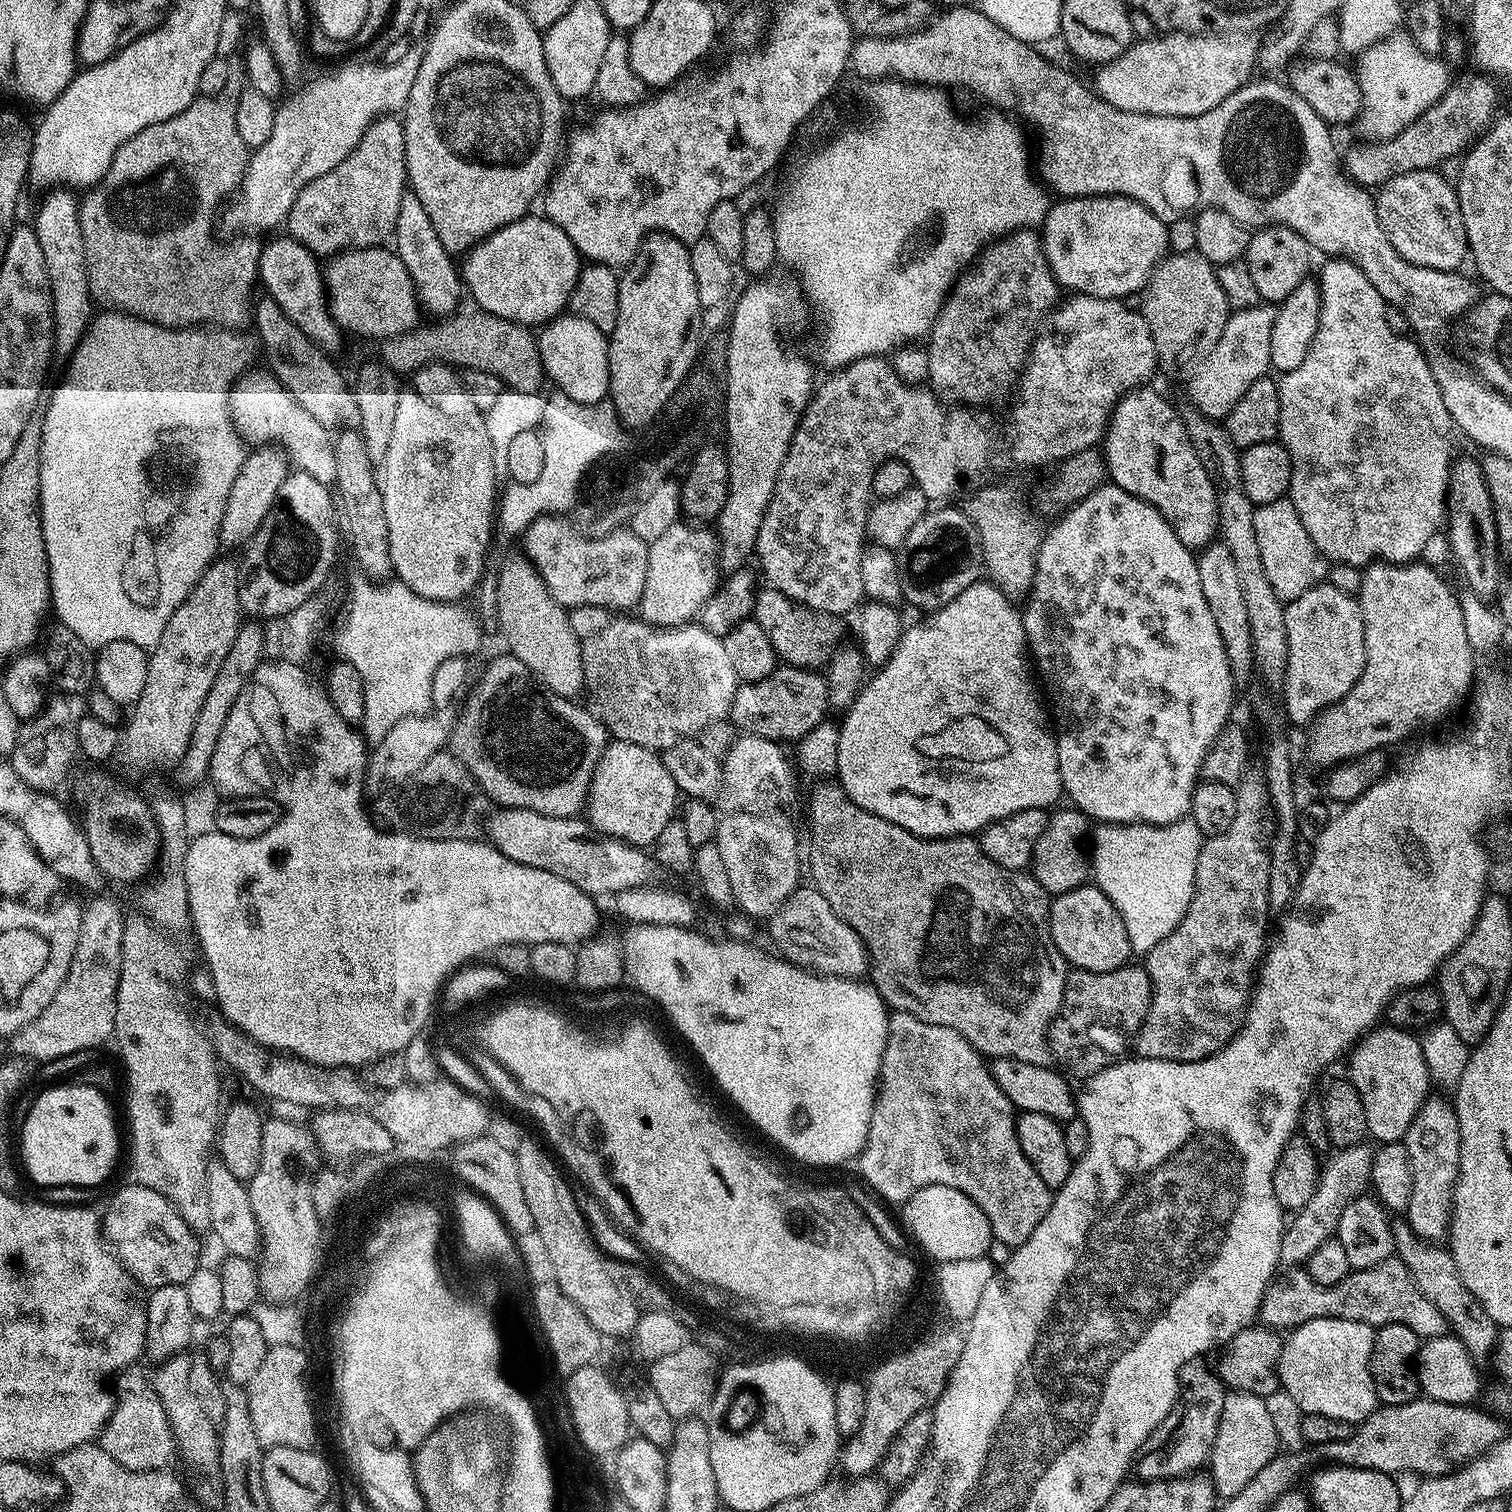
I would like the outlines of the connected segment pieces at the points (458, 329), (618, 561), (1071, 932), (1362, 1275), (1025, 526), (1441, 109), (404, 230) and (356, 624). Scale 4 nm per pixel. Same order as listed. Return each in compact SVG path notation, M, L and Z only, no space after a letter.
M471 310L465 316L453 315L438 328L424 328L417 326L411 332L404 332L401 336L392 336L379 345L383 367L397 374L415 374L421 368L437 362L447 362L460 370L485 372L498 378L505 389L521 391L522 394L539 393L546 384L544 364L540 361L540 345L535 335L531 336L529 329L522 324L515 324L506 318L492 316L488 312Z
M560 514L539 516L525 530L522 537L523 555L536 568L553 598L568 610L578 606L602 606L609 610L635 609L642 598L642 586L646 586L646 558L649 544L642 538L638 538L638 534L634 534L631 530L611 532L602 538L590 538L577 531L573 521L571 524L564 519L568 518Z
M1091 883L1055 897L1048 909L1048 921L1054 946L1058 946L1073 969L1081 972L1113 972L1129 963L1133 955L1126 926L1114 902L1110 902L1110 898L1106 898L1106 894Z
M1398 1258L1383 1260L1378 1262L1378 1266L1357 1268L1334 1286L1320 1286L1303 1267L1283 1274L1277 1275L1268 1285L1260 1303L1258 1320L1263 1327L1291 1330L1314 1318L1329 1316L1373 1326L1402 1322L1402 1326L1410 1326L1410 1330L1421 1338L1443 1336L1449 1331L1444 1315L1434 1306L1434 1302L1420 1293L1408 1268Z
M989 483L973 491L967 497L969 500L962 504L962 510L970 518L970 522L974 522L980 535L987 579L1002 589L1009 598L1024 598L1034 582L1042 527L1040 528L1035 514L1028 509L1028 504L1018 489L996 483Z
M1487 74L1475 75L1466 76L1457 84L1456 81L1449 83L1446 94L1394 138L1360 142L1364 144L1356 144L1348 153L1343 153L1342 167L1348 179L1361 188L1376 190L1398 174L1436 170L1441 167L1439 164L1467 152L1492 127L1501 111L1501 85Z
M405 194L400 199L398 206L398 222L394 233L394 251L396 257L406 266L406 270L412 279L412 285L416 288L416 298L420 301L421 309L438 318L448 318L457 311L460 304L460 292L462 296L462 276L458 271L453 257L442 246L438 234L434 231L434 222L430 222L430 214L426 214L426 206L418 202L418 198L411 194Z
M357 575L357 580L353 582L348 588L348 597L344 600L344 613L340 616L340 621L336 624L336 648L339 659L350 662L350 666L354 666L354 670L358 670L358 675L362 677L362 686L364 687L364 718L362 721L362 735L369 745L375 745L382 742L386 734L390 733L396 722L400 722L404 718L411 716L423 716L433 706L434 693L432 690L432 683L434 682L435 670L442 662L446 662L452 656L471 657L471 652L476 652L480 648L480 628L472 621L472 616L463 607L463 603L457 602L455 604L443 604L442 602L434 602L422 598L418 594L414 594L414 590L410 590L399 582L373 582L367 576Z

